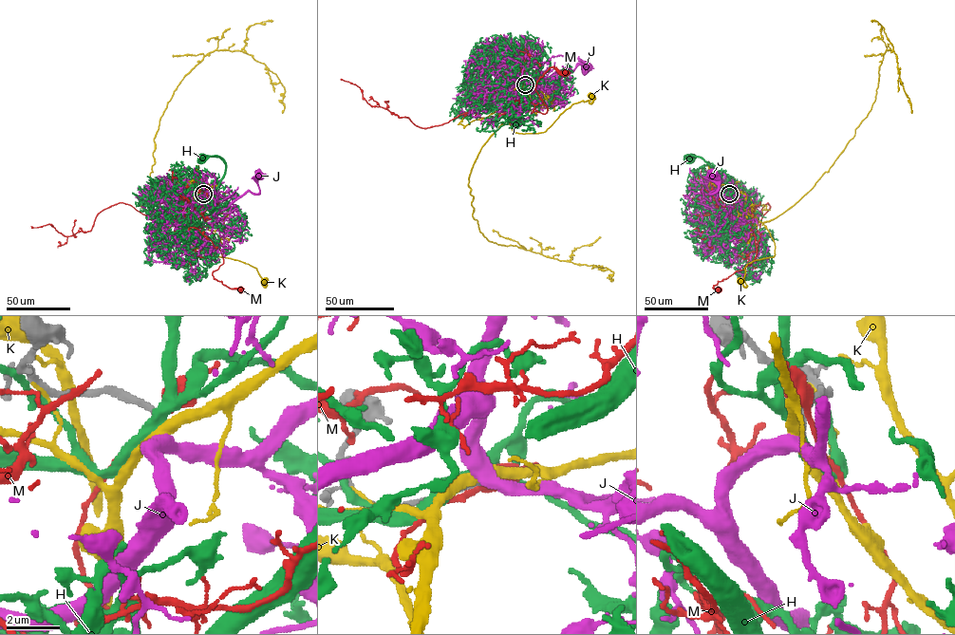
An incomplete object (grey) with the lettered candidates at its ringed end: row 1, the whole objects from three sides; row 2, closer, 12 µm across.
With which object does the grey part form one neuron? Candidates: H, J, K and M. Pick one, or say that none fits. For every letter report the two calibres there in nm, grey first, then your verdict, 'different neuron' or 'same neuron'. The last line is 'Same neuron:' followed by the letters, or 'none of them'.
H: 320 nm thick on the grey side, 420 nm on the other; different neuron
J: 280 nm thick on the grey side, 480 nm on the other; same neuron
K: 300 nm thick on the grey side, 420 nm on the other; different neuron
M: 360 nm thick on the grey side, 320 nm on the other; different neuron
Same neuron: J

